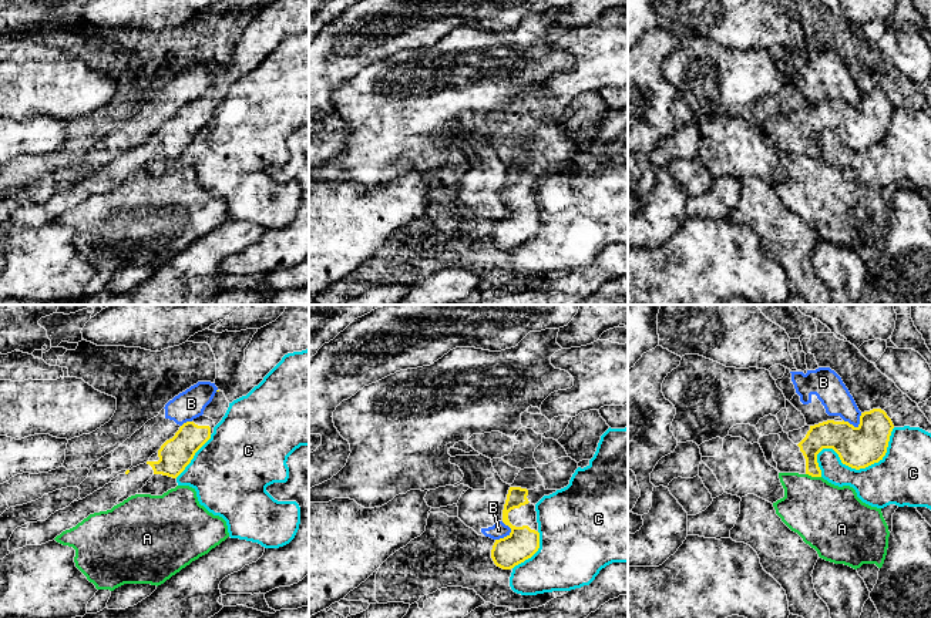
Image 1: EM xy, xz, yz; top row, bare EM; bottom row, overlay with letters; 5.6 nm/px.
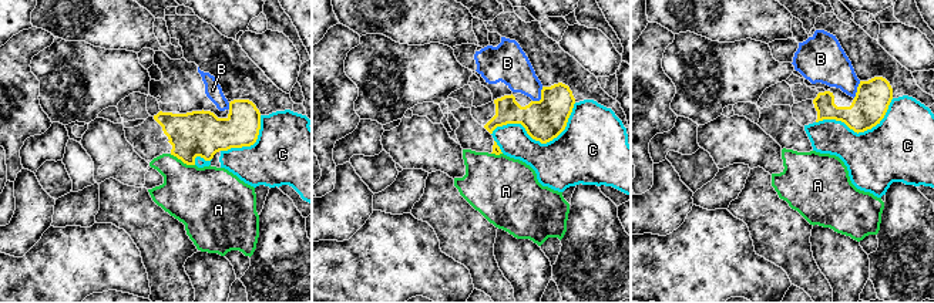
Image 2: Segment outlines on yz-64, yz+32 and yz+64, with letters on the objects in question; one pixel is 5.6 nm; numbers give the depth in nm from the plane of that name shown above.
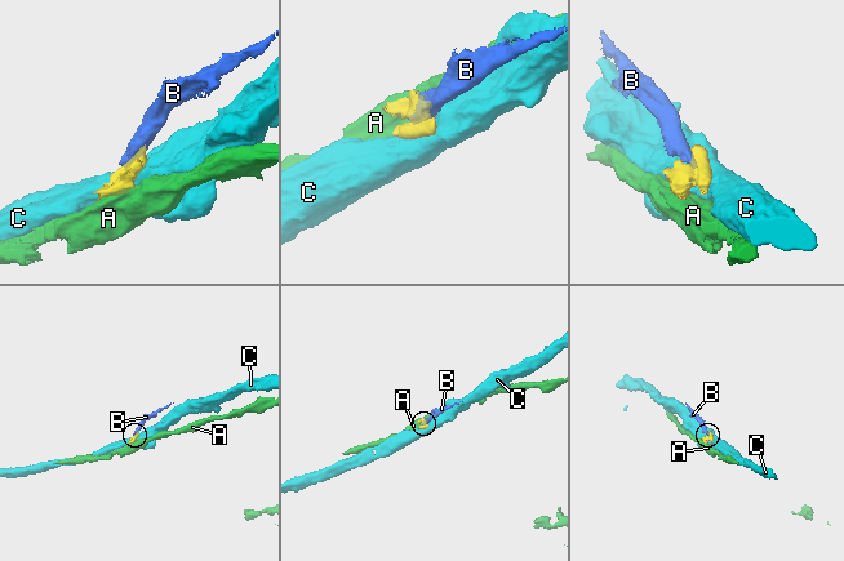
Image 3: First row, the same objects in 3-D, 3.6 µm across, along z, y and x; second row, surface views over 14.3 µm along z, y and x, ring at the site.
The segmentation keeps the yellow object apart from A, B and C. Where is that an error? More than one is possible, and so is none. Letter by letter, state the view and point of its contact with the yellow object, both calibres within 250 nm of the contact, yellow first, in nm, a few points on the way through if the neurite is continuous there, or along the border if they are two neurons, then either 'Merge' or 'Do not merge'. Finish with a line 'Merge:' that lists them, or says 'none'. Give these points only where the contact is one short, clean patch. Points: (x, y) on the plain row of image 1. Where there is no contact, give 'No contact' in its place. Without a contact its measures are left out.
A: Touches yellow at yz (813, 157). Thickness 160 nm (yellow) against 380 nm. Do not merge
B: Touches yellow at xz (507, 217). Thickness 180 nm (yellow) against 90 nm. Boundary: xz (503, 202), (510, 212), (496, 221). Do not merge
C: Touches yellow at yz (851, 148). Thickness 240 nm (yellow) against 280 nm. Do not merge
Merge: none

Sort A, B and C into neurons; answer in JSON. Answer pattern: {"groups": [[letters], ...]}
{"groups": [["A"], ["B"], ["C"]]}

